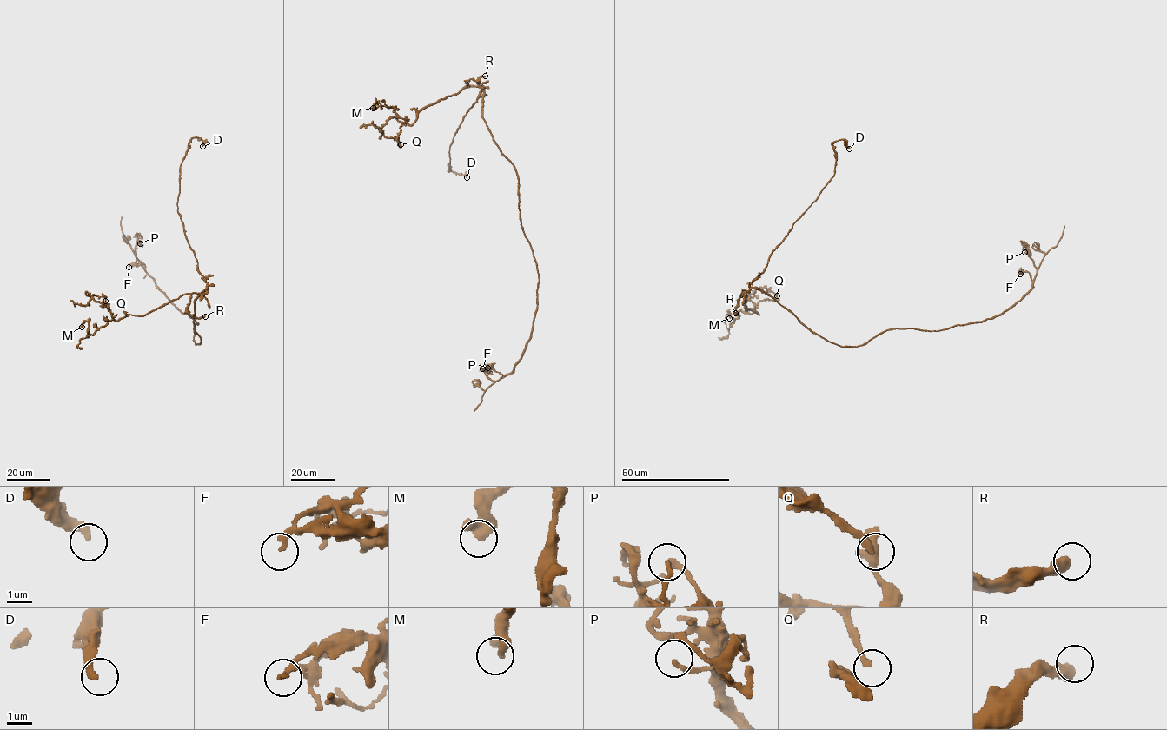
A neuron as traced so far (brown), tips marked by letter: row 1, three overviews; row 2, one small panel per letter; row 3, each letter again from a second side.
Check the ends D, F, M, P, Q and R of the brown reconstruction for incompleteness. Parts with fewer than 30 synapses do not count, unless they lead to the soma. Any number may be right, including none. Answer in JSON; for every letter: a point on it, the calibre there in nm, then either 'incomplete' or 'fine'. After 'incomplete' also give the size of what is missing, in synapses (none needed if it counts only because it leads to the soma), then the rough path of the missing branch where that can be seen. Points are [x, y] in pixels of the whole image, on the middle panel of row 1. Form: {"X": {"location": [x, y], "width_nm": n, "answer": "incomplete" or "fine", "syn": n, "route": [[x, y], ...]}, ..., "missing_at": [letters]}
{"D": {"location": [467, 177], "width_nm": 320, "answer": "fine"}, "F": {"location": [482, 368], "width_nm": 130, "answer": "fine"}, "M": {"location": [373, 108], "width_nm": 550, "answer": "fine"}, "P": {"location": [487, 368], "width_nm": 150, "answer": "fine"}, "Q": {"location": [401, 144], "width_nm": 160, "answer": "fine"}, "R": {"location": [485, 76], "width_nm": 480, "answer": "fine"}, "missing_at": []}

